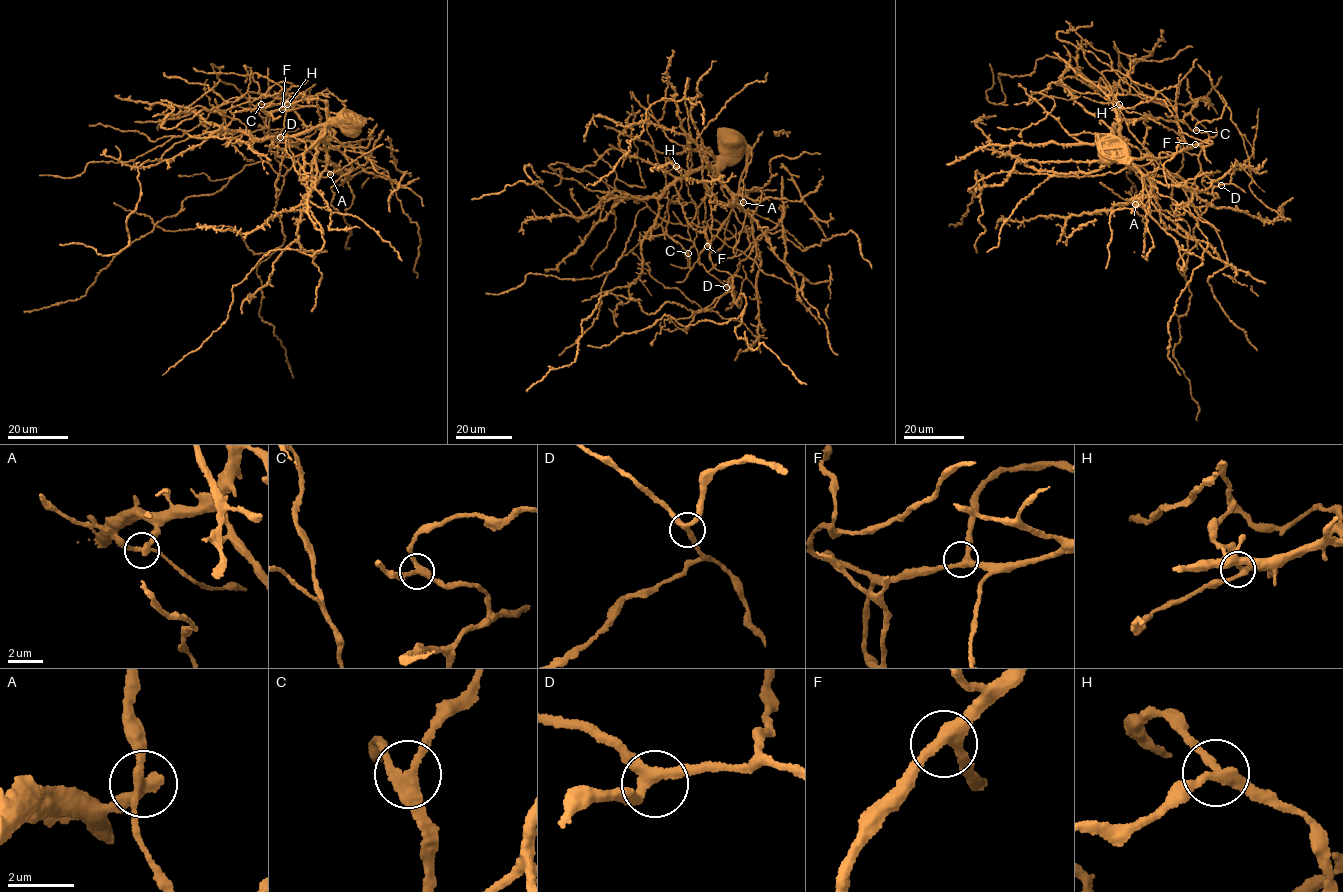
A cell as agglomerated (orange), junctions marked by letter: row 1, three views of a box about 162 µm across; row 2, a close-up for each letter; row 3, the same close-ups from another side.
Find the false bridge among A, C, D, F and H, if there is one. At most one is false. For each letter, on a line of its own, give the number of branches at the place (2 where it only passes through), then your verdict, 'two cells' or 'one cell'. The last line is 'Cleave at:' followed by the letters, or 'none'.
A: branches 3; one cell
C: branches 3; one cell
D: branches 3; one cell
F: branches 3; one cell
H: branches 3; one cell
Cleave at: none

